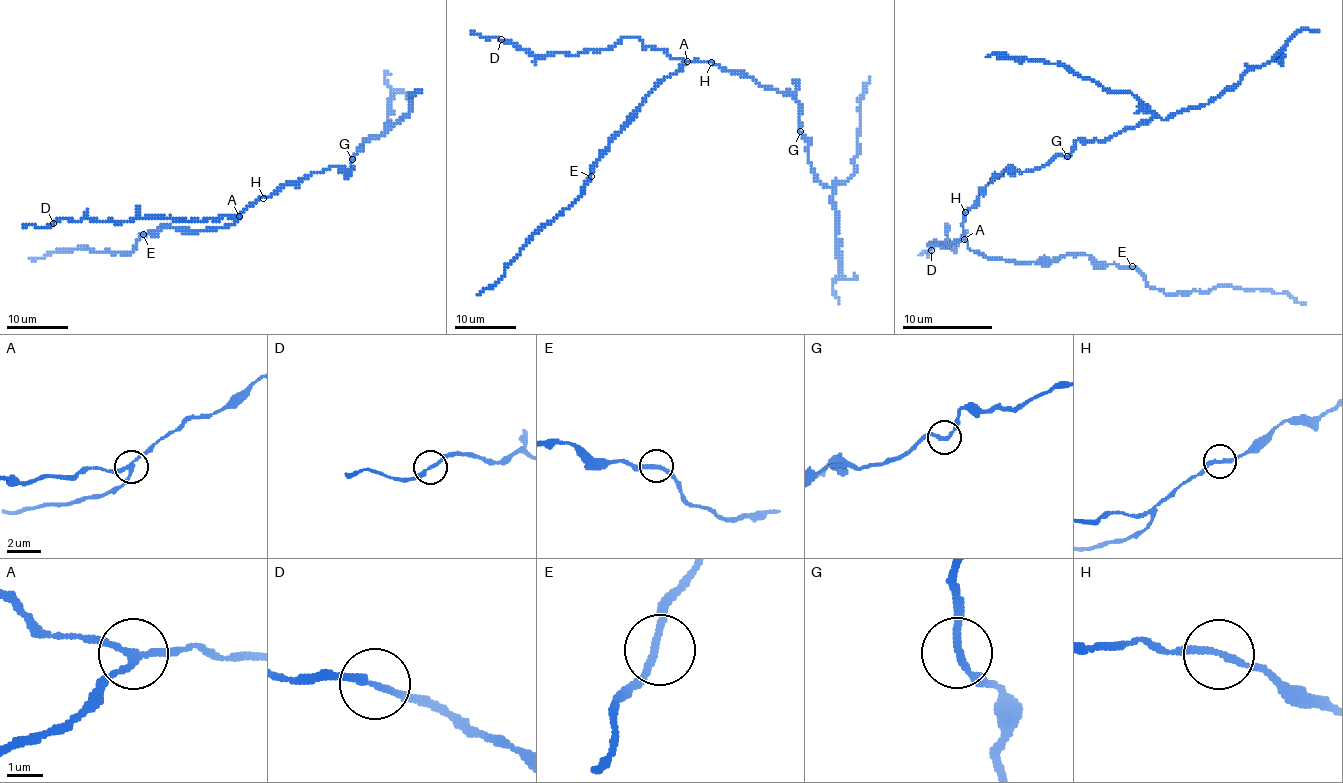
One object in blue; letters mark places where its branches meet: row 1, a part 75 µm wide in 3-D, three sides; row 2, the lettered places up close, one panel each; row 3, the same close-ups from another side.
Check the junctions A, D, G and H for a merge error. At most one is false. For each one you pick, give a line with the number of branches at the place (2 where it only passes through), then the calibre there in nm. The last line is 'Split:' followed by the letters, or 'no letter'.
A: branches 3; calibre 180 nm
Split: A

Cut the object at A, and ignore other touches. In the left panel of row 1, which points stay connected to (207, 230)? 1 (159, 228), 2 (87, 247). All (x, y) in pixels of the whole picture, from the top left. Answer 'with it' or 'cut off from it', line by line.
1: with it
2: with it

